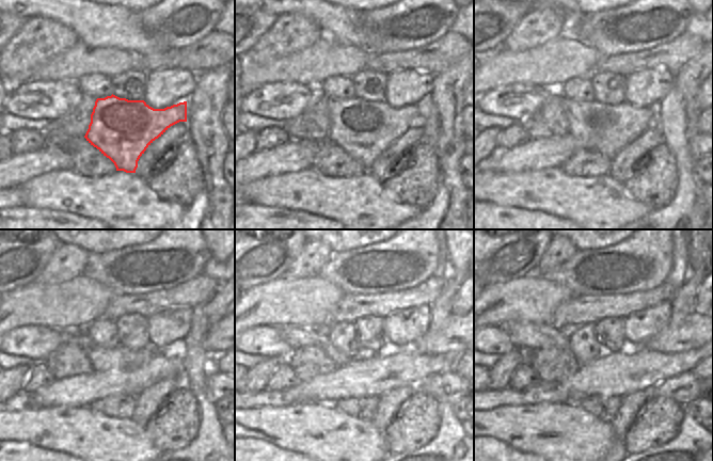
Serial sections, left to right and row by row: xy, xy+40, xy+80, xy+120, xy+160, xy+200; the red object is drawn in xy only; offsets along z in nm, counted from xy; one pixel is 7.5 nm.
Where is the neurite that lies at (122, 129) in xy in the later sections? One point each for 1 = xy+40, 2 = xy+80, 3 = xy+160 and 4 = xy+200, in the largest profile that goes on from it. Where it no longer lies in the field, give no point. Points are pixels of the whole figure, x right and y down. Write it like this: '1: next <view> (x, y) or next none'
1: next xy+40 (364, 129)
2: next xy+80 (605, 129)
3: next xy+160 (297, 336)
4: next xy+200 (528, 336)

